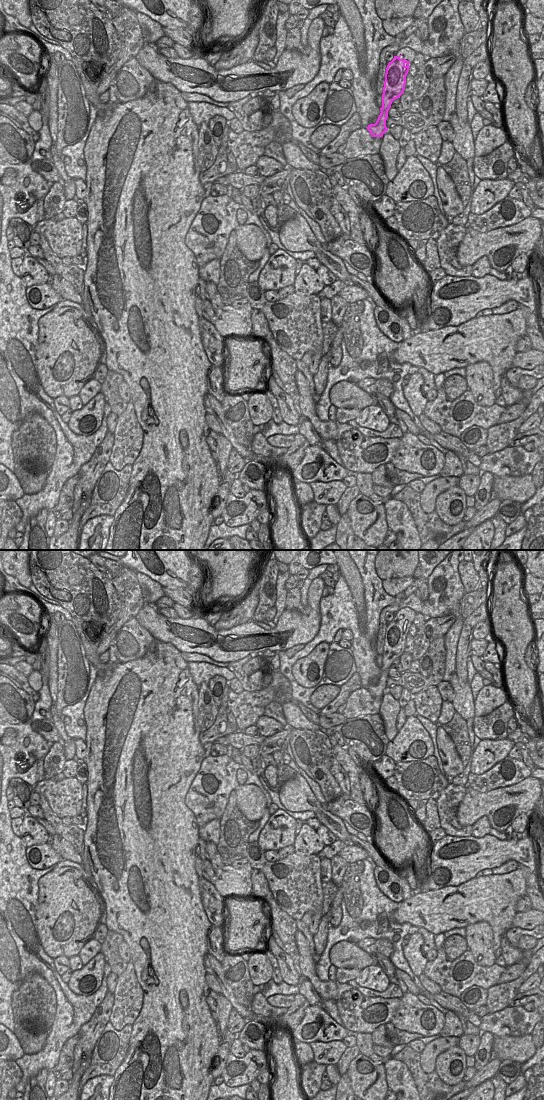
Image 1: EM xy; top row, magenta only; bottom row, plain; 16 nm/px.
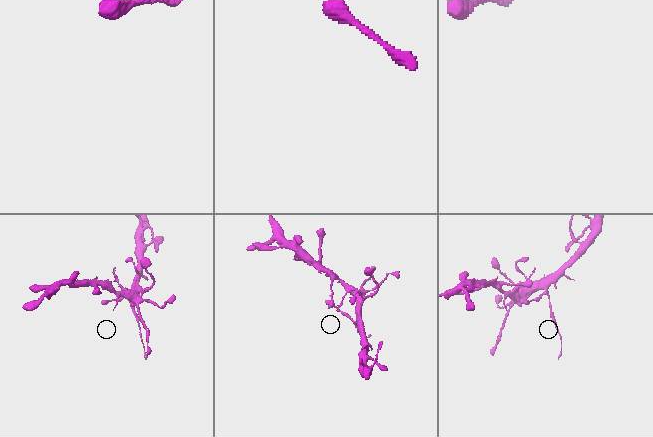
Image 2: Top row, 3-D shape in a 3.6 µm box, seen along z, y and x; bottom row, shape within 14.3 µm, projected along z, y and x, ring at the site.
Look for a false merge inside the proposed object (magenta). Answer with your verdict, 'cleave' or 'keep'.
cleave

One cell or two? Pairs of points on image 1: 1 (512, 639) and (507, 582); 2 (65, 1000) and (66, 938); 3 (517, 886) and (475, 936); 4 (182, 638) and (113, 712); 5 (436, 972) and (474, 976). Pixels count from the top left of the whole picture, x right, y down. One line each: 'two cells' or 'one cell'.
1: one cell
2: two cells
3: two cells
4: two cells
5: one cell

